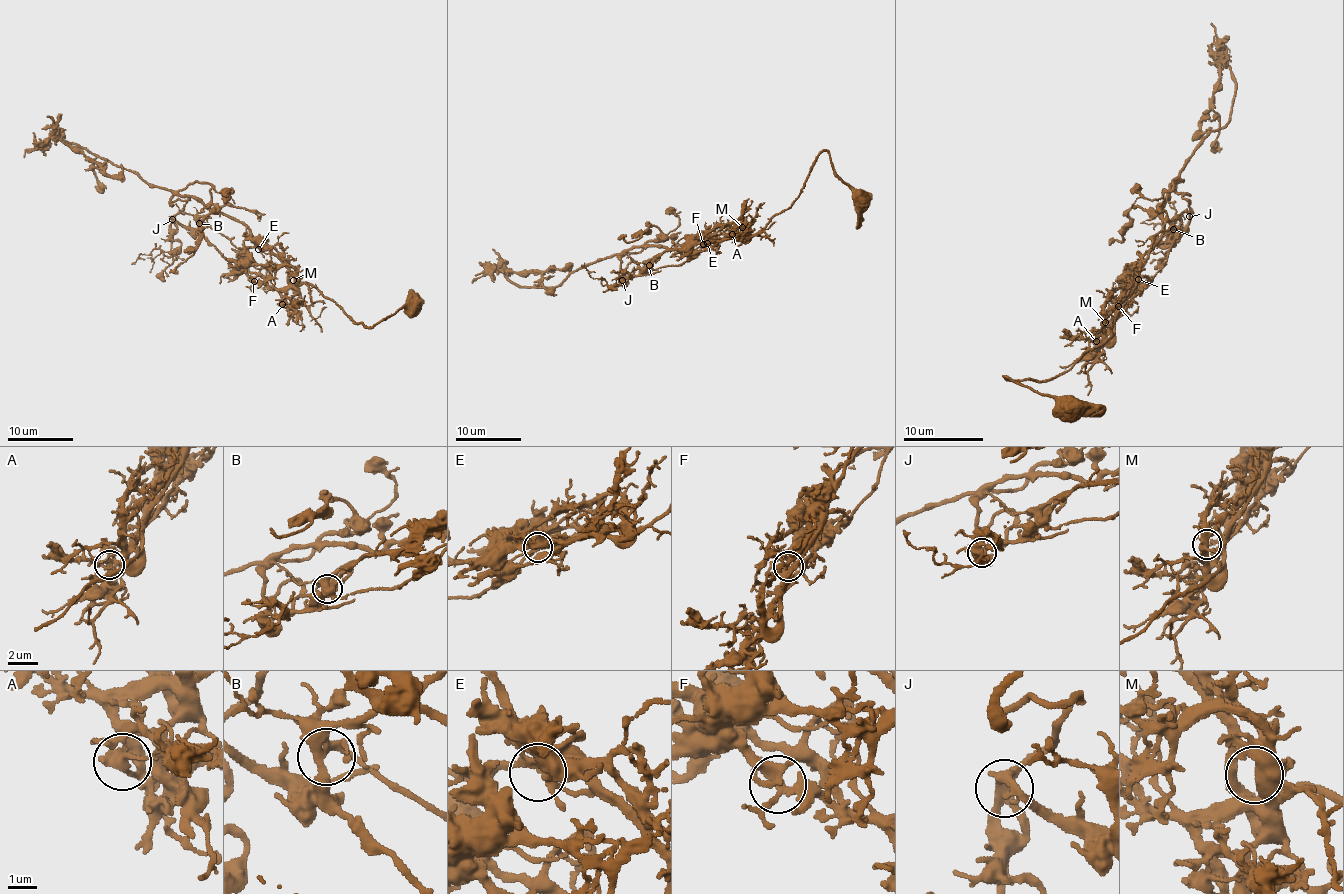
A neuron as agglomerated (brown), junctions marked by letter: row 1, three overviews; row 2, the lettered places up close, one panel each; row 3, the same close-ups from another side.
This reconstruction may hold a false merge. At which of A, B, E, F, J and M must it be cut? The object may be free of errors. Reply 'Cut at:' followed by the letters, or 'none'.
Cut at: E

